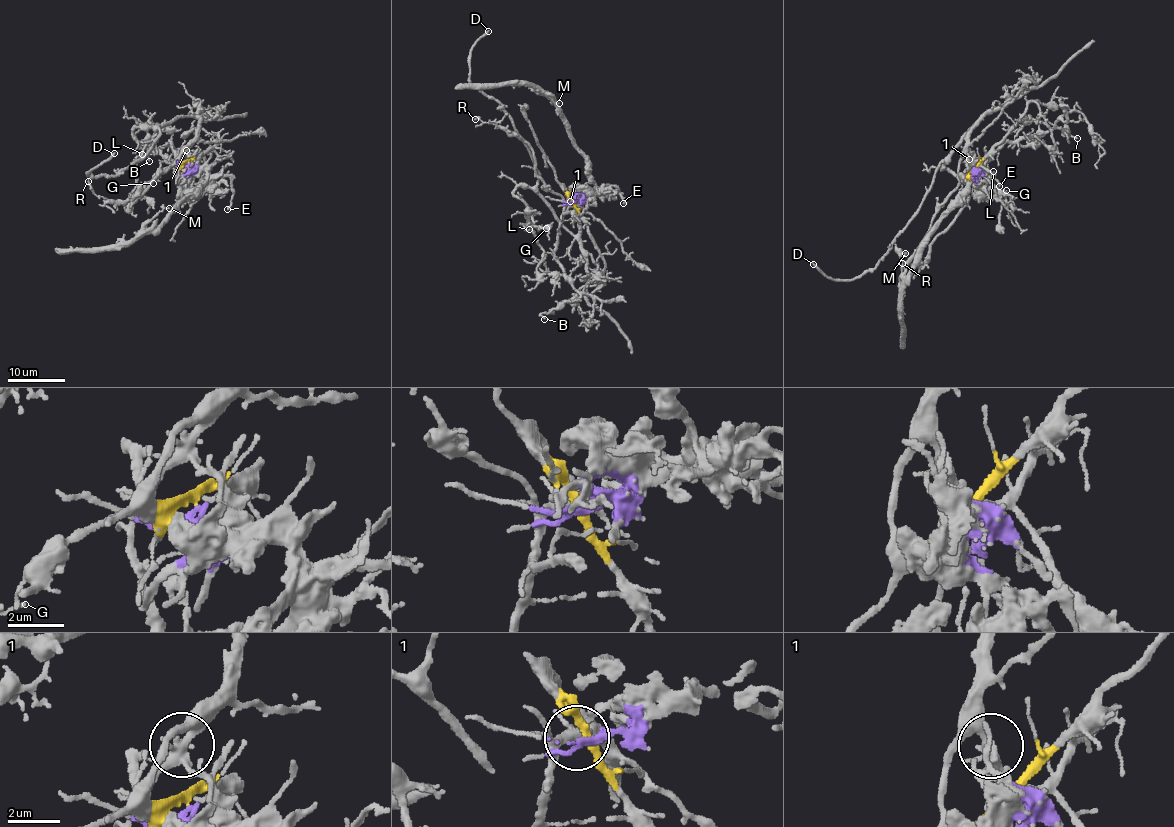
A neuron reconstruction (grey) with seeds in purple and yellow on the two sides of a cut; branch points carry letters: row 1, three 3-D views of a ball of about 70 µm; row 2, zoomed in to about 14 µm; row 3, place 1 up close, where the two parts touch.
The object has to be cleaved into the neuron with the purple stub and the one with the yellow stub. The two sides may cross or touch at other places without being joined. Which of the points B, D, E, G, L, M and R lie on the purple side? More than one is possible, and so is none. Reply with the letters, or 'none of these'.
E, M

